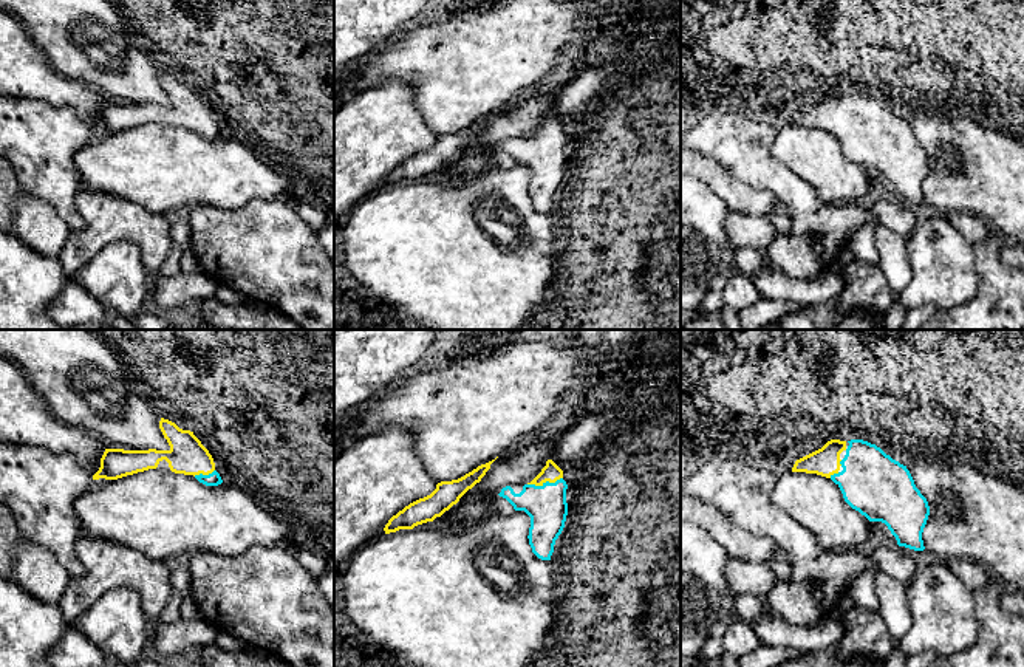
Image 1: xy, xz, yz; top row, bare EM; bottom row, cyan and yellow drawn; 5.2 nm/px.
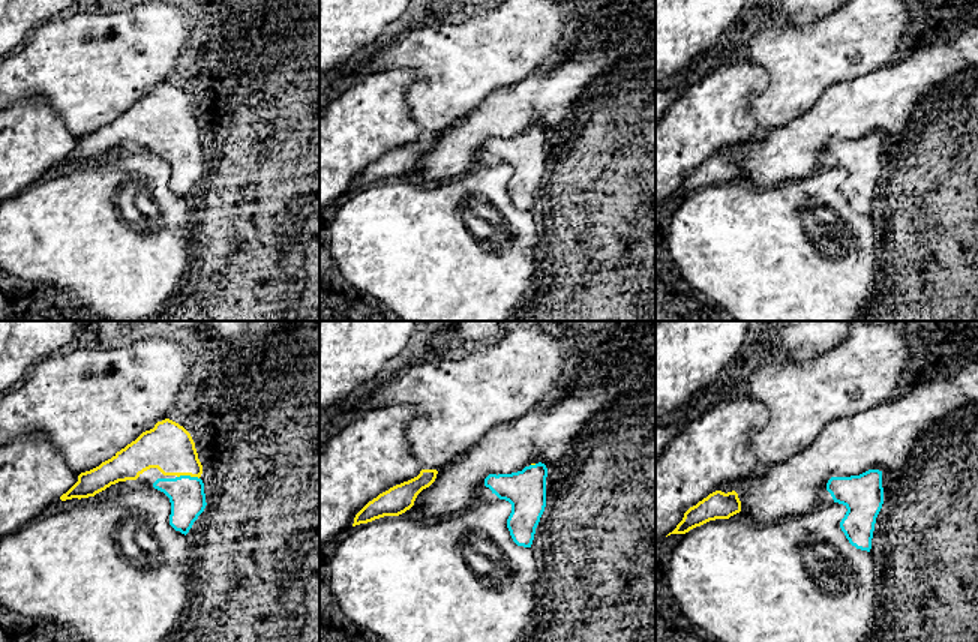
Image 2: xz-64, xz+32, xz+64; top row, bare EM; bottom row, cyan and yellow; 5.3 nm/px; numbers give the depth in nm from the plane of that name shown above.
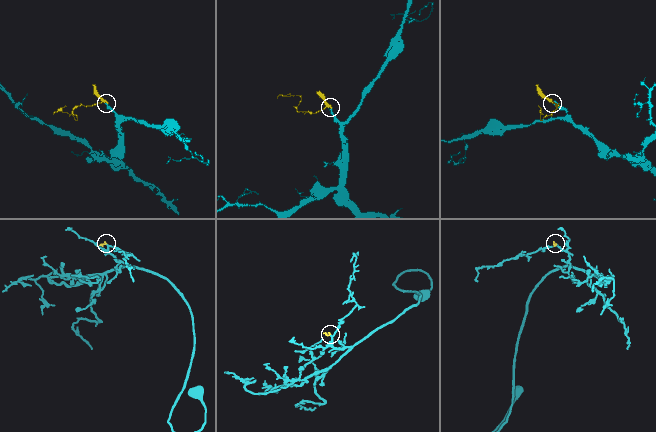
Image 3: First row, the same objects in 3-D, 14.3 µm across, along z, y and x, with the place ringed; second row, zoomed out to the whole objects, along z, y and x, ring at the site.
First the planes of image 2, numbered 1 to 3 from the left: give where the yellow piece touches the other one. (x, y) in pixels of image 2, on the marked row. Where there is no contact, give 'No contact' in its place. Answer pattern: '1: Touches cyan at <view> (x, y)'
1: Touches cyan at xz-64 (188, 476)
2: Touches cyan at xz+32 (533, 465)
3: No contact

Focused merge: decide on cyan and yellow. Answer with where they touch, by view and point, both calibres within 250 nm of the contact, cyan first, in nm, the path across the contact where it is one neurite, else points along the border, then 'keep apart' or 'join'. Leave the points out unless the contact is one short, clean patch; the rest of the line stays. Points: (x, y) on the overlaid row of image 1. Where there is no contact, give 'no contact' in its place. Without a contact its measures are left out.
meets cyan in xz at (546, 482); 220 nm thick on the cyan side, 100 nm on the other; runs through xz (546, 505), (546, 482), (551, 472); join

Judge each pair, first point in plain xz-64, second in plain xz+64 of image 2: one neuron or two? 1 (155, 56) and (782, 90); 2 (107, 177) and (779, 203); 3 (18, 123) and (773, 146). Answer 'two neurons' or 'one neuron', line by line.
1: one neuron
2: one neuron
3: two neurons

